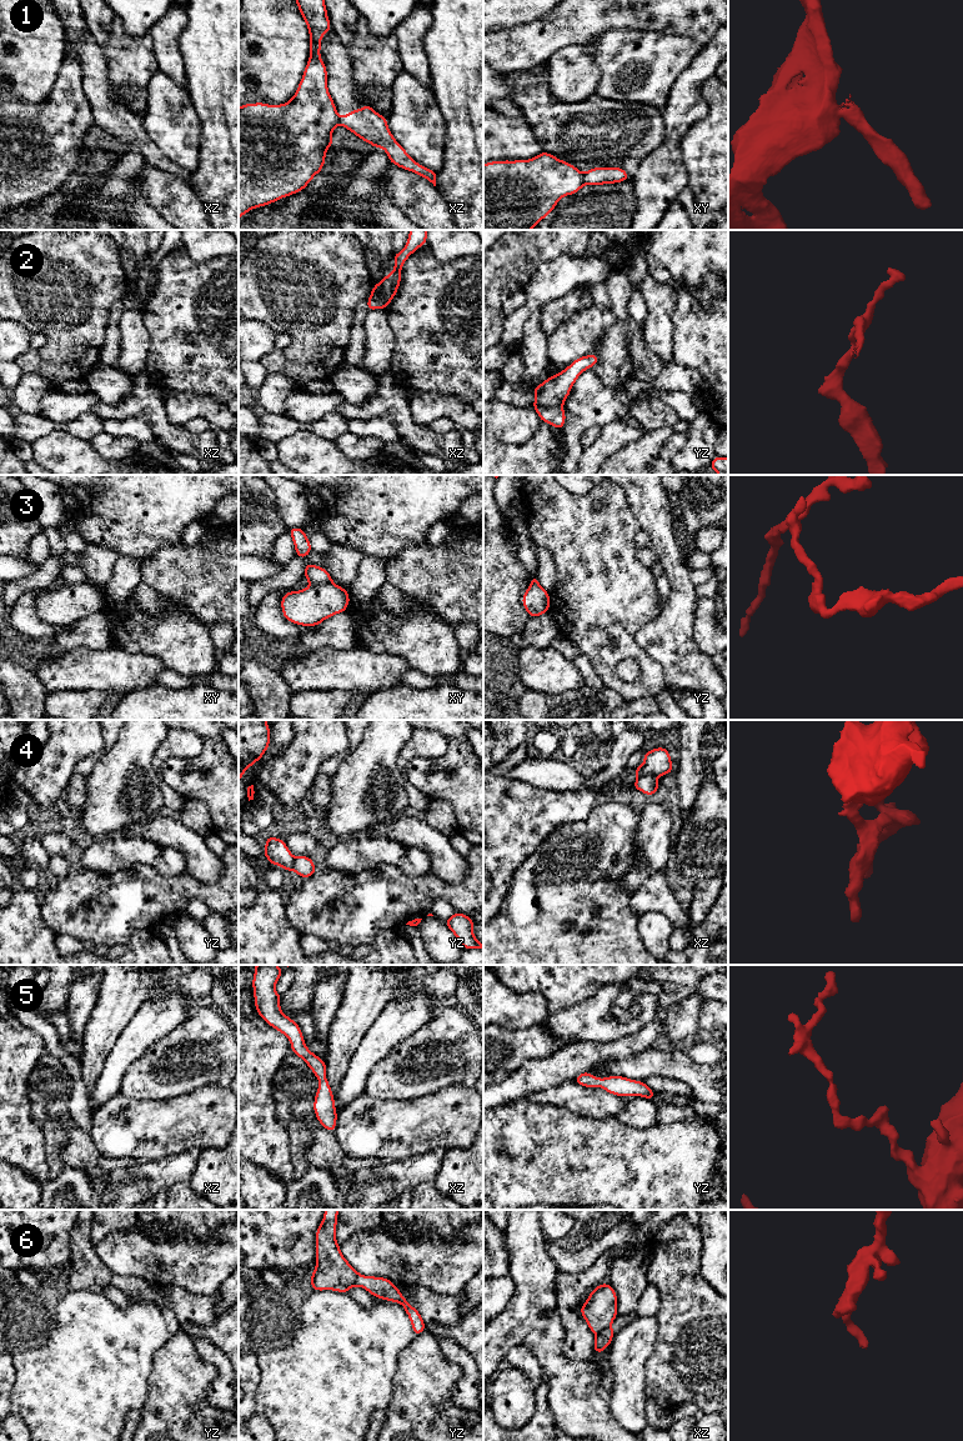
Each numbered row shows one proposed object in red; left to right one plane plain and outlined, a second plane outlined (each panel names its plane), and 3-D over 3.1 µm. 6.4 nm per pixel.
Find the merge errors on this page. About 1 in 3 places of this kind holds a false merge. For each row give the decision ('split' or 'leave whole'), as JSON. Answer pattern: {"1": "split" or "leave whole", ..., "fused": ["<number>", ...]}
{"1": "split", "2": "split", "3": "split", "4": "split", "5": "leave whole", "6": "split", "fused": ["1", "2", "3", "4", "6"]}

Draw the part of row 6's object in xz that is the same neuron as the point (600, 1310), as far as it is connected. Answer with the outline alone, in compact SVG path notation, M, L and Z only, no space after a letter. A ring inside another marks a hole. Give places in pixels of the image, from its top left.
M607 1282L595 1287L580 1309L593 1334L610 1327L617 1315L617 1294Z

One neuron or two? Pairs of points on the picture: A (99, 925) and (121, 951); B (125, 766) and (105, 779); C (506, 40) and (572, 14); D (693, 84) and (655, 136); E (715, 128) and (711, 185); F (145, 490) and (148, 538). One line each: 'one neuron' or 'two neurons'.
A: two neurons
B: one neuron
C: one neuron
D: two neurons
E: one neuron
F: one neuron

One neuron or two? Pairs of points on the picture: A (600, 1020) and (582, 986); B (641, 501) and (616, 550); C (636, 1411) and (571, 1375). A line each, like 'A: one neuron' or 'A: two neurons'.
A: two neurons
B: two neurons
C: two neurons

